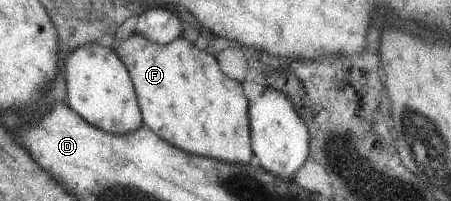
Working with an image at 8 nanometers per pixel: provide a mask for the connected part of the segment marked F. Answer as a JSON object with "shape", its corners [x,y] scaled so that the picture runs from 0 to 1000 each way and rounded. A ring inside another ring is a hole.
{"shape":[[[299,159],[275,199],[255,174],[248,174],[253,219],[246,239],[282,338],[310,542],[315,622],[408,756],[539,821],[563,806],[554,736],[550,502],[539,468],[534,408],[499,383],[470,274],[441,254],[441,239],[424,224],[401,174],[368,219],[333,209]]]}

